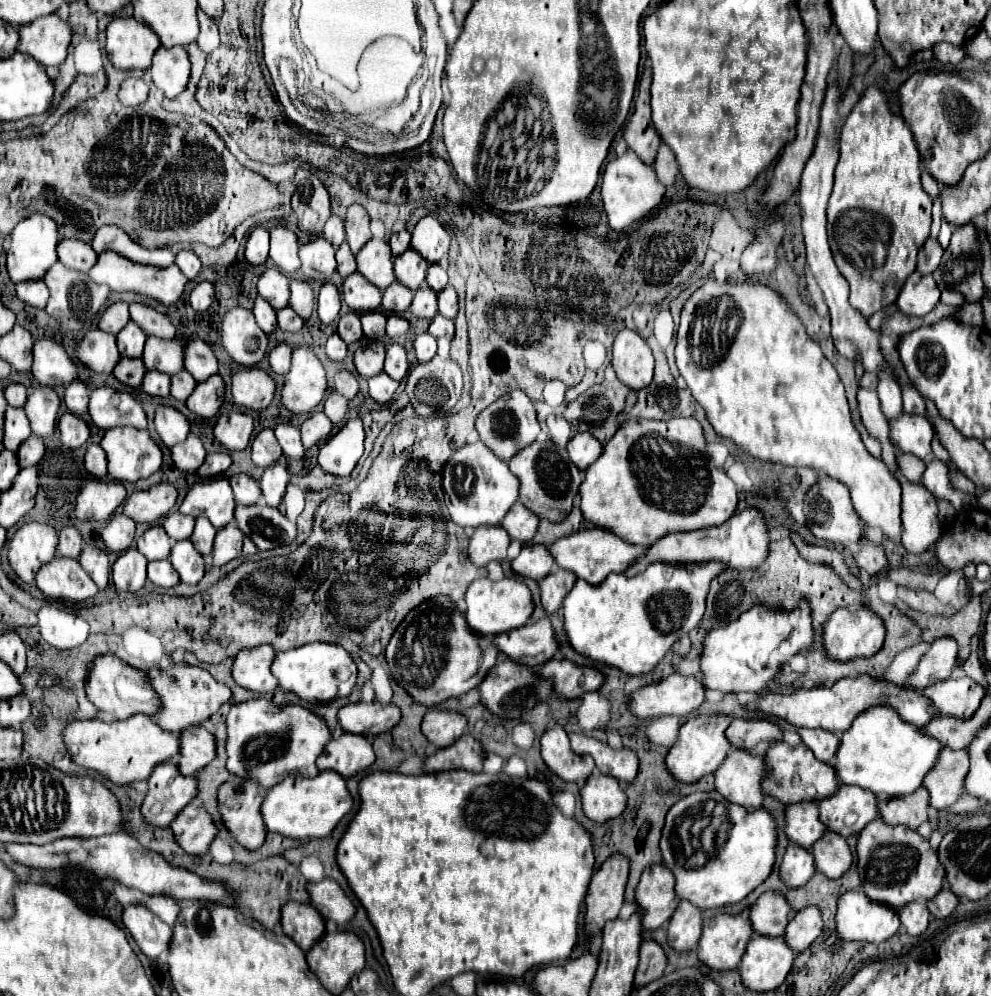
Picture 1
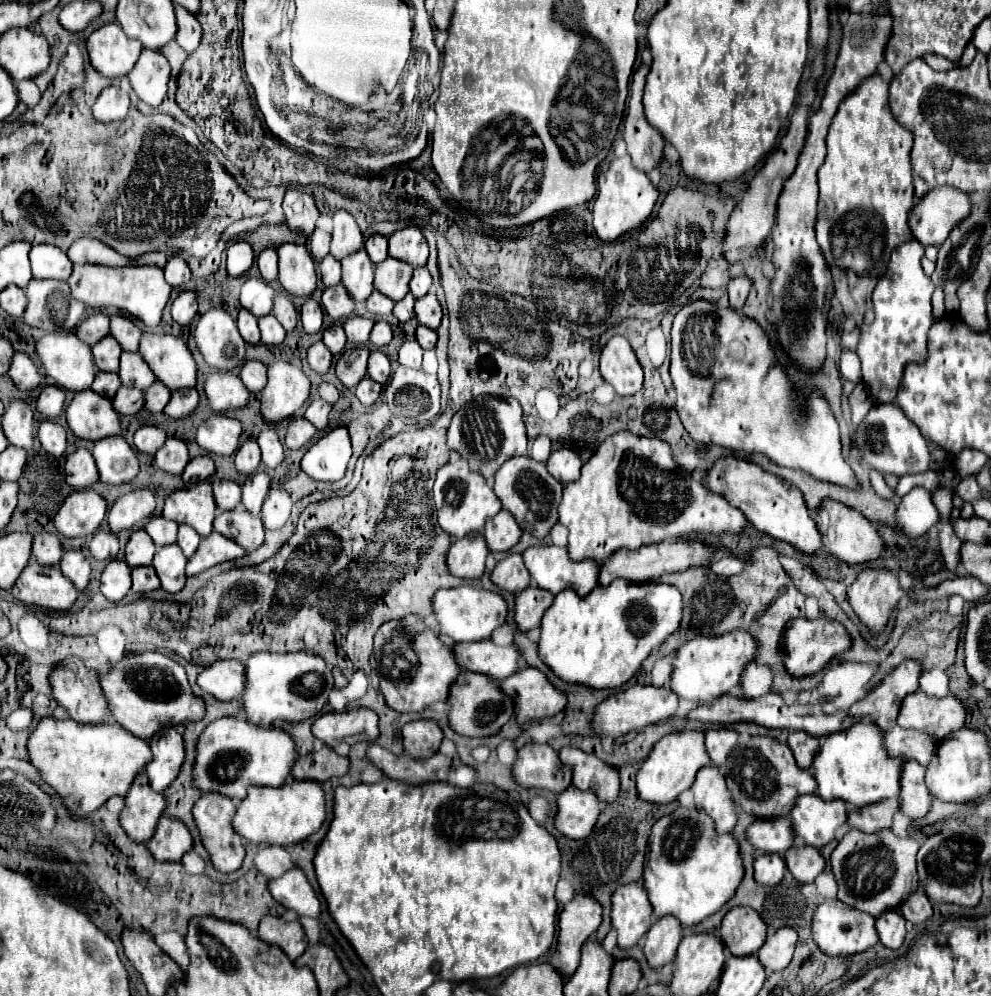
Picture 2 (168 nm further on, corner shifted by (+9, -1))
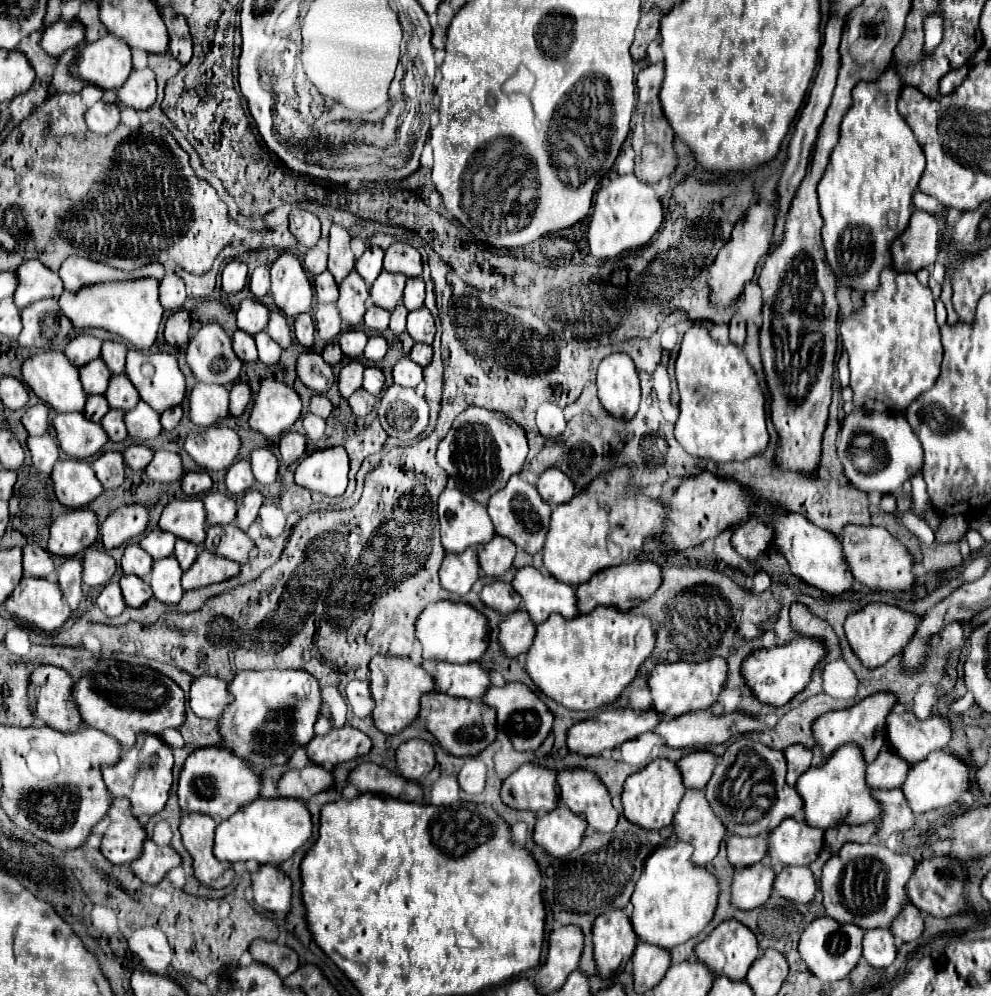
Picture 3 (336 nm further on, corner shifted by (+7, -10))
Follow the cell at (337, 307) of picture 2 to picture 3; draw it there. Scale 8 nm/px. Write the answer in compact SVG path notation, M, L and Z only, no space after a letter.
M335 303L317 305L315 327L317 327L317 337L323 343L333 341L341 333L341 319L339 319L339 311L337 311Z

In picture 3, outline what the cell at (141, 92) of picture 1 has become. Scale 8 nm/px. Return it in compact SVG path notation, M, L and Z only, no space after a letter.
M97 101L85 113L85 123L95 135L109 135L119 125L119 107Z

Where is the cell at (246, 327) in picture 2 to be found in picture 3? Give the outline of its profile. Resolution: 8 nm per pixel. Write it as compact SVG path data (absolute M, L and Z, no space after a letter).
M235 331L233 333L233 349L235 355L243 361L243 363L255 363L257 361L257 347L251 335L247 335L245 331Z

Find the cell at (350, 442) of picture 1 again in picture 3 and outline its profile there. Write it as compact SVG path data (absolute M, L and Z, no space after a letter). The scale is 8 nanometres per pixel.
M329 447L307 455L299 463L295 471L295 483L327 497L339 497L347 489L347 473L349 457L345 449Z

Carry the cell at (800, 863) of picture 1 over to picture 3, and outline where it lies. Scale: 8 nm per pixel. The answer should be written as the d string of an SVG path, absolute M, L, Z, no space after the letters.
M753 863L751 867L739 867L731 883L731 905L739 911L751 911L763 905L771 895L773 879L773 869L761 863Z

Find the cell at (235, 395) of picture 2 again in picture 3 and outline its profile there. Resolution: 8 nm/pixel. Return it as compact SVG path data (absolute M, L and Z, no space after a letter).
M197 383L189 391L189 419L195 425L211 427L219 421L227 419L227 403L229 391L219 385L203 385Z

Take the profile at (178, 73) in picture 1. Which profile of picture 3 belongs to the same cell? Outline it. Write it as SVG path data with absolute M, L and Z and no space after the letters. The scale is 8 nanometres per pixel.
M151 69L131 71L127 81L117 89L117 99L125 107L133 107L137 111L149 109L157 97L157 83Z

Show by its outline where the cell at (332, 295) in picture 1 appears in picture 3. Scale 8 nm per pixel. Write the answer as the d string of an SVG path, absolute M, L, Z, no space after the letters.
M309 313L297 315L297 319L295 319L295 323L293 323L293 333L295 333L295 339L297 339L303 347L311 347L311 345L313 345L315 325L311 323L311 315L309 315Z

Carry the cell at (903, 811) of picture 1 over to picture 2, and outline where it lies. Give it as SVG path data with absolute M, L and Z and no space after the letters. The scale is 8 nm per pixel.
M889 798L885 802L869 804L863 808L853 808L849 806L849 820L847 824L865 832L879 832L885 828L891 828L893 824L893 814L901 810L901 800L899 798Z

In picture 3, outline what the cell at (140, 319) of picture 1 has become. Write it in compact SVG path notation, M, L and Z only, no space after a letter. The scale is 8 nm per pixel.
M105 341L101 347L101 359L107 365L107 369L111 371L111 375L119 375L123 373L123 359L127 355L127 347L123 343L117 341Z

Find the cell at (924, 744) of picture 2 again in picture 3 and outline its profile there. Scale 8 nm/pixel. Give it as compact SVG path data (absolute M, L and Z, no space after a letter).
M883 747L883 751L877 755L877 759L867 765L865 769L865 781L871 789L897 789L903 785L903 779L907 777L909 771L909 763L903 763L897 755L891 755L891 751L887 751L887 747Z

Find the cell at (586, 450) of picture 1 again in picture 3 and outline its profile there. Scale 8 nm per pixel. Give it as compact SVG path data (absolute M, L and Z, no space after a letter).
M551 467L539 475L537 491L543 497L543 501L547 501L549 505L561 505L573 499L575 485L567 475L563 475L563 471Z

